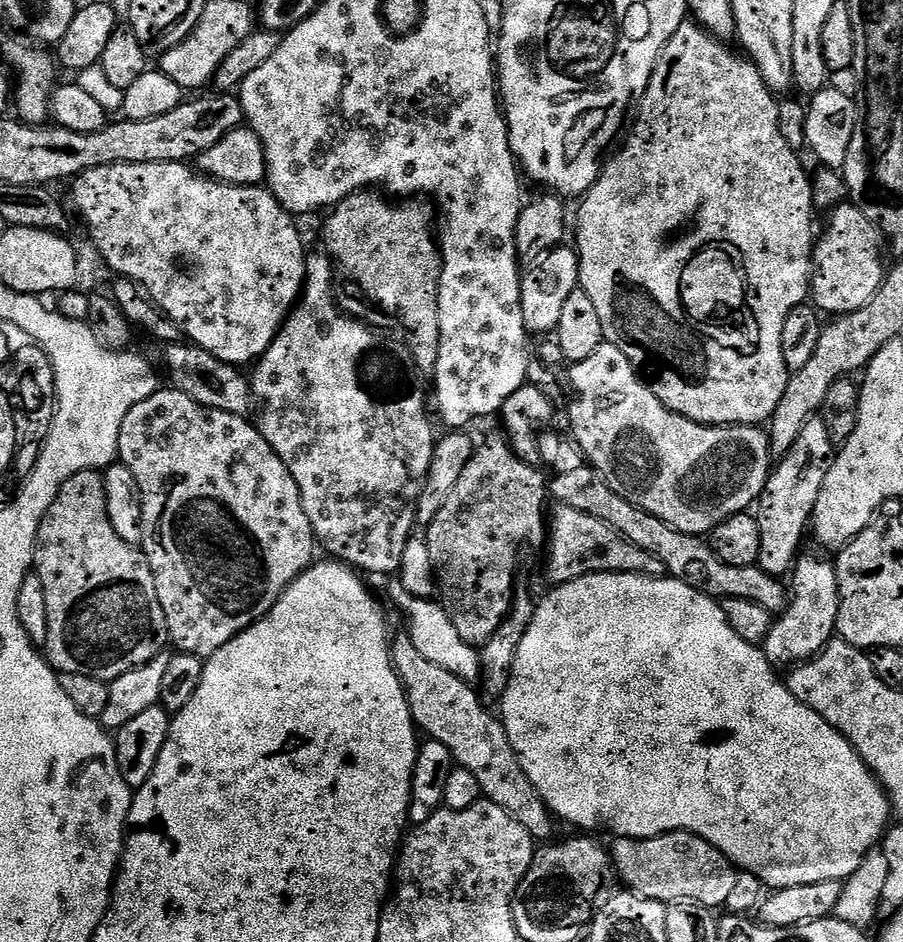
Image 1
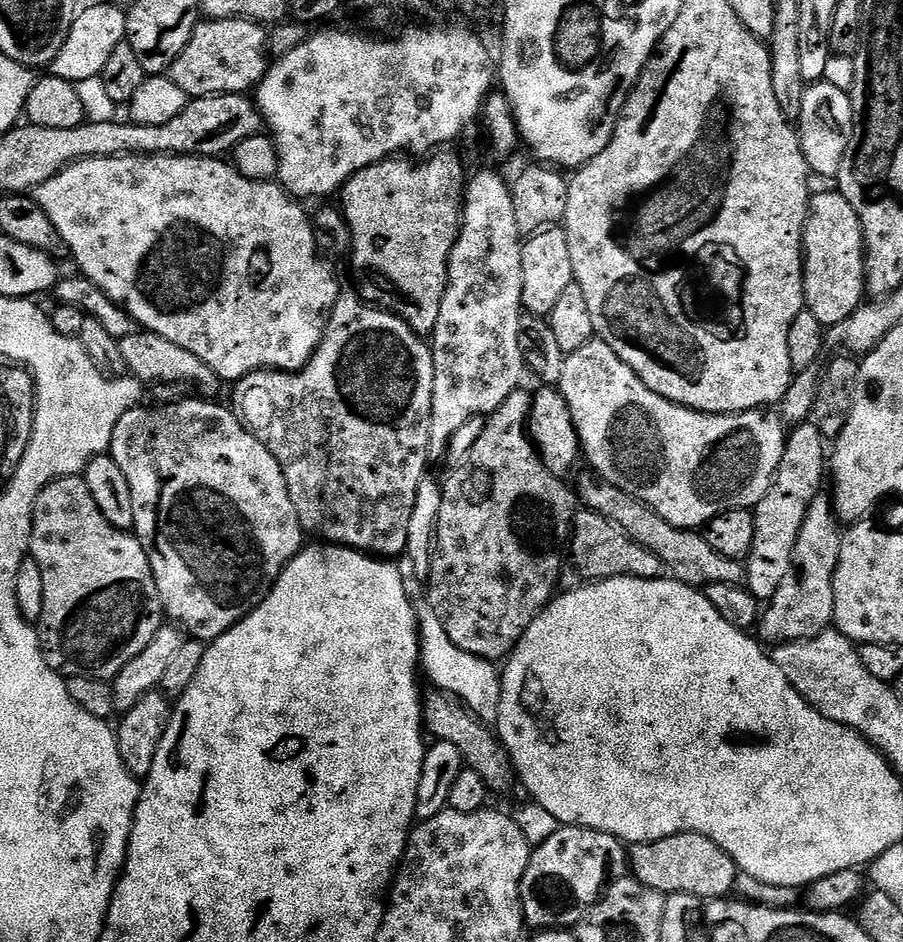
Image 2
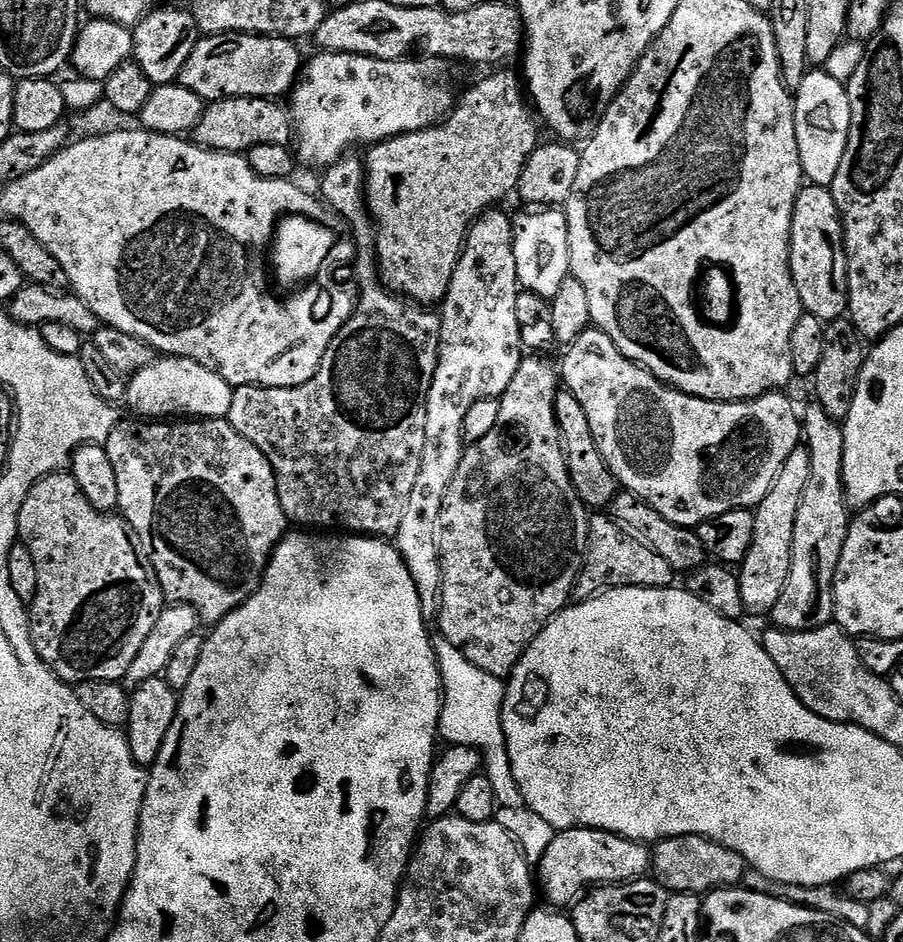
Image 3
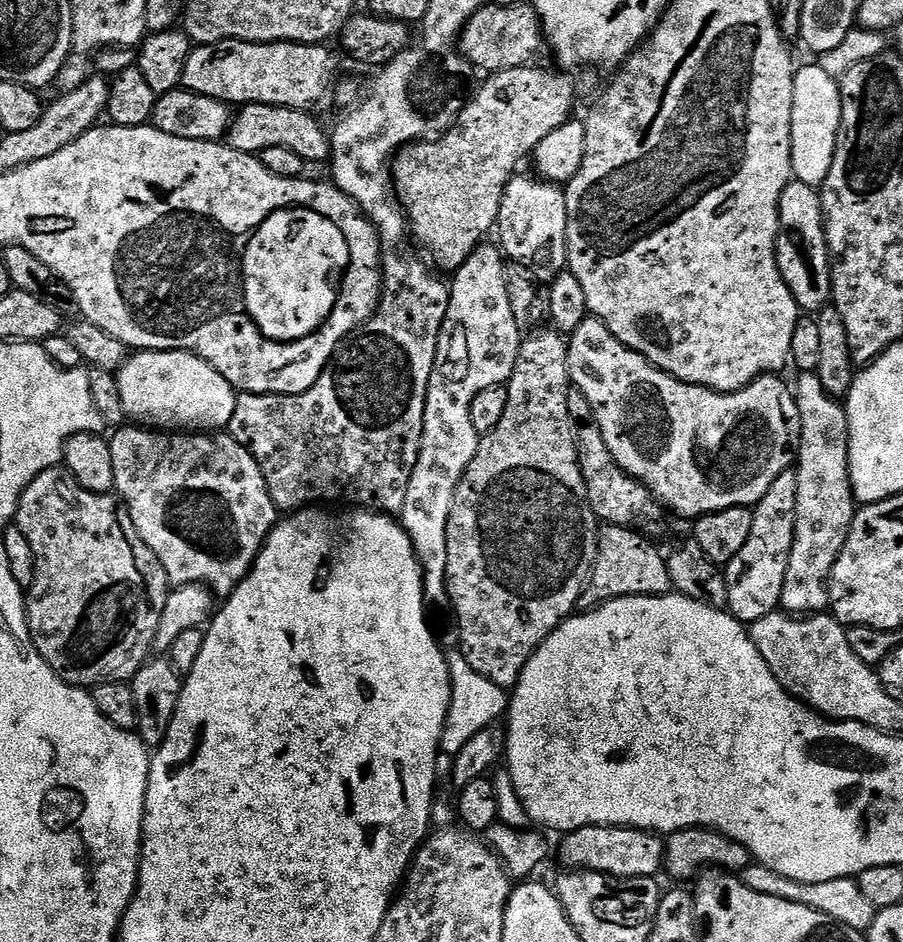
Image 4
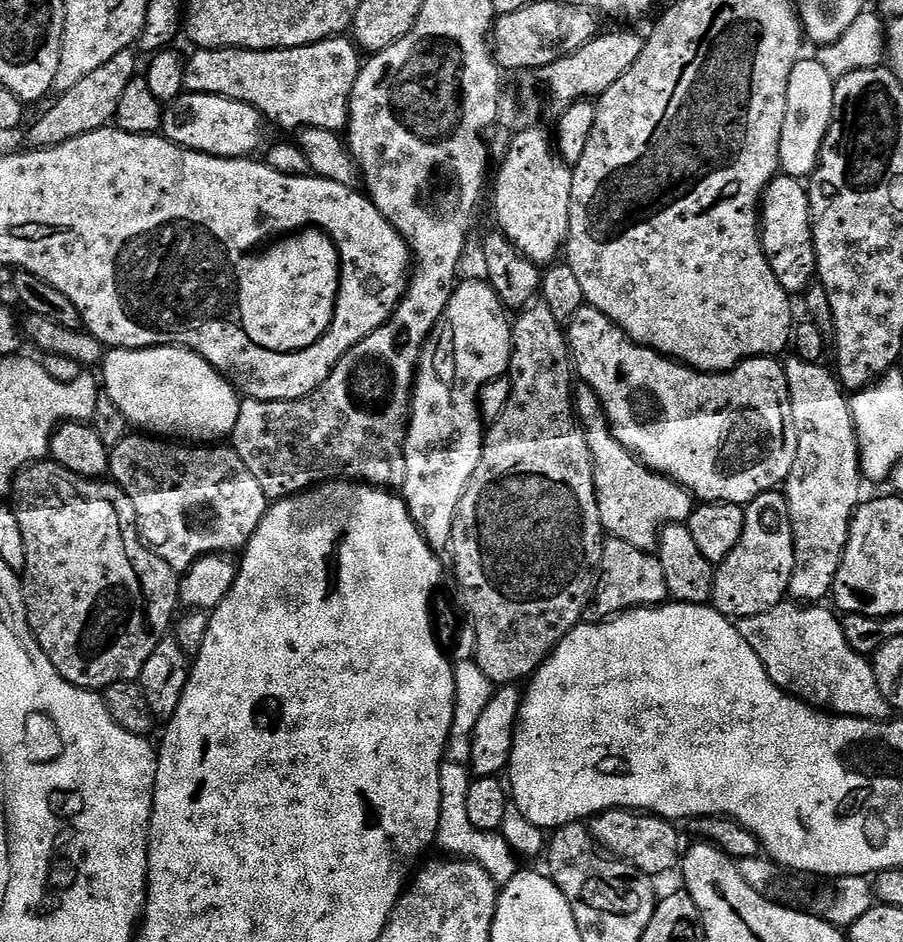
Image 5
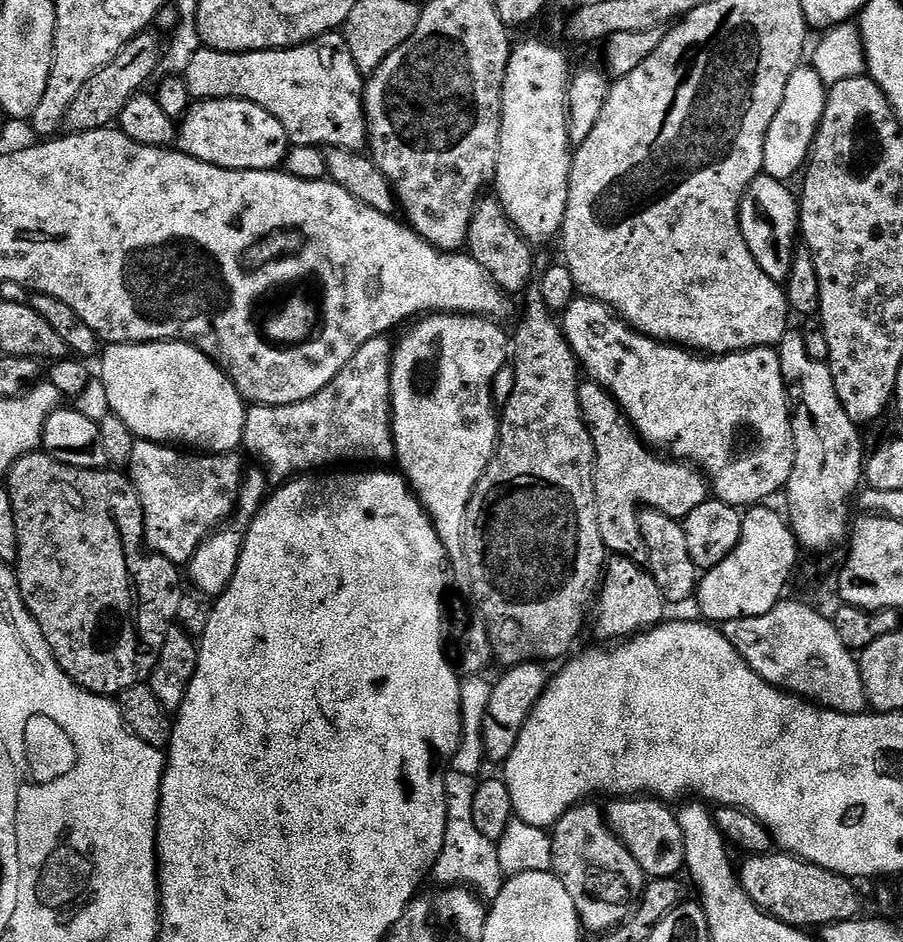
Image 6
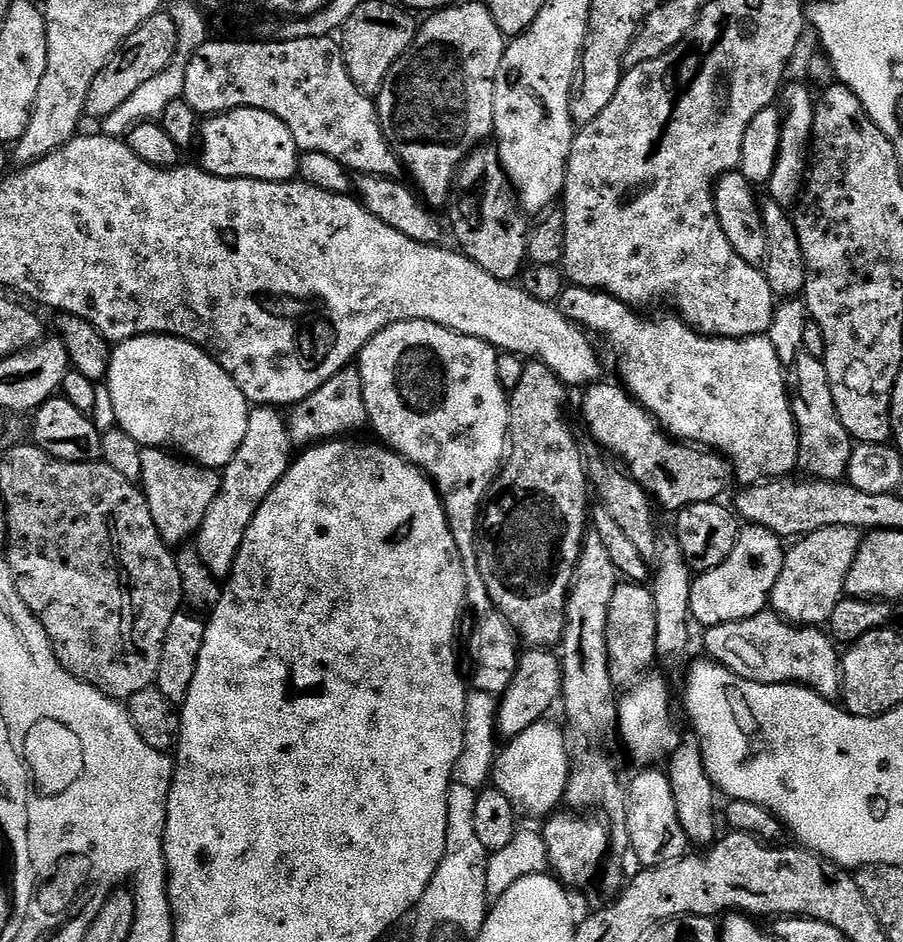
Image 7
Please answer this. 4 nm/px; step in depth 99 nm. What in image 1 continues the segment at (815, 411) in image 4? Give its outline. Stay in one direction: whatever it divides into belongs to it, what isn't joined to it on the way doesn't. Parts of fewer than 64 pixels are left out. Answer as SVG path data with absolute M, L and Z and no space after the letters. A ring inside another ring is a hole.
M801 555L790 576L788 606L779 618L773 619L770 634L764 639L764 656L780 670L788 670L815 660L820 651L837 635L839 609L840 591L835 563L831 559L823 560L820 556Z

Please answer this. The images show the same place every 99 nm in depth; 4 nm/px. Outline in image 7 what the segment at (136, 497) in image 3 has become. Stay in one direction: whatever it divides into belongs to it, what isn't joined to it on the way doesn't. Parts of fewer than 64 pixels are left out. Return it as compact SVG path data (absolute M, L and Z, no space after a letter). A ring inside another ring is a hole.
M144 448L142 474L138 481L150 506L150 518L154 518L158 534L169 546L183 545L199 532L202 518L206 518L206 510L210 510L210 502L218 498L221 478L215 468L203 468L198 463L175 458L180 459L162 448Z

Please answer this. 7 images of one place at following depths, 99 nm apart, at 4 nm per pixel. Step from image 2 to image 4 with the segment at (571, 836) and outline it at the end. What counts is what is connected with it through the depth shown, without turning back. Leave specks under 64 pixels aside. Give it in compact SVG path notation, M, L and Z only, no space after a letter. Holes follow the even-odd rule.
M592 824L589 828L576 828L567 833L560 844L560 860L564 866L571 866L585 872L604 872L618 878L638 878L639 876L659 877L664 868L664 840L657 833L643 832L640 828L609 828L606 824Z

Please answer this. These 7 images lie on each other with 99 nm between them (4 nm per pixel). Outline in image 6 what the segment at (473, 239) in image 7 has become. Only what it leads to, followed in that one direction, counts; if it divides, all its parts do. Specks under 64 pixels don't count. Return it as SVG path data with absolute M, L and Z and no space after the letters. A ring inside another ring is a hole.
M495 198L481 199L470 222L467 255L473 256L483 268L487 268L494 283L505 292L523 293L529 287L528 279L534 276L534 252L527 240L517 232L510 218Z

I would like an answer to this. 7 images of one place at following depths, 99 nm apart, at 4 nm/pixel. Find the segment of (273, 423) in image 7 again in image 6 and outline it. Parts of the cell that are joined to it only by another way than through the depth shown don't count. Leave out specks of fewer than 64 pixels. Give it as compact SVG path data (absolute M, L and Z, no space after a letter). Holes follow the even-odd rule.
M249 467L240 484L240 497L236 499L236 511L223 526L215 529L200 543L196 553L186 565L186 576L192 579L191 587L197 592L204 593L209 598L222 595L234 578L234 570L238 570L238 562L244 545L244 535L252 524L252 519L260 512L260 507L270 495L268 473L259 467ZM188 571L188 572L187 572Z

